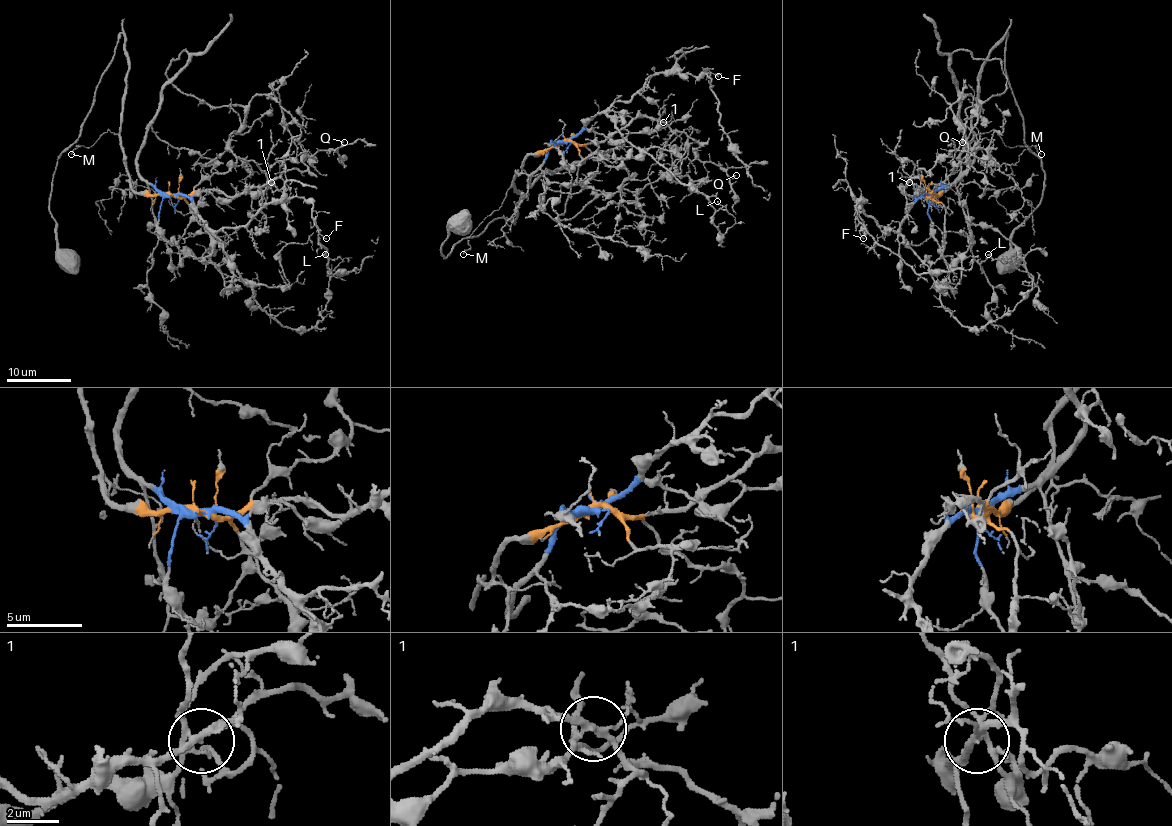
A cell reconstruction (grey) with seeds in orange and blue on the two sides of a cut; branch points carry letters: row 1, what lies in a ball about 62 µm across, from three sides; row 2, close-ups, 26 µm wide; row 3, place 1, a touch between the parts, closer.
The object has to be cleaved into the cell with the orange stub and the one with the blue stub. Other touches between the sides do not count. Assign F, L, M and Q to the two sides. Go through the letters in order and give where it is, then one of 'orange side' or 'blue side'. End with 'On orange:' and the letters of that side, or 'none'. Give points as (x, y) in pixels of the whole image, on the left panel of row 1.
F: (326, 238) | blue side
L: (325, 254) | blue side
M: (71, 154) | orange side
Q: (344, 142) | orange side
On orange: M, Q

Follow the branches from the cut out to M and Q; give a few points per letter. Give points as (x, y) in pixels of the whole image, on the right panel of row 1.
M: (928, 195), (940, 195), (959, 174), (959, 154), (975, 135), (995, 130), (1006, 146), (1034, 146), (1040, 154)
Q: (928, 195), (928, 190), (911, 196), (904, 188), (919, 170), (928, 170), (949, 151), (962, 151), (962, 141)

